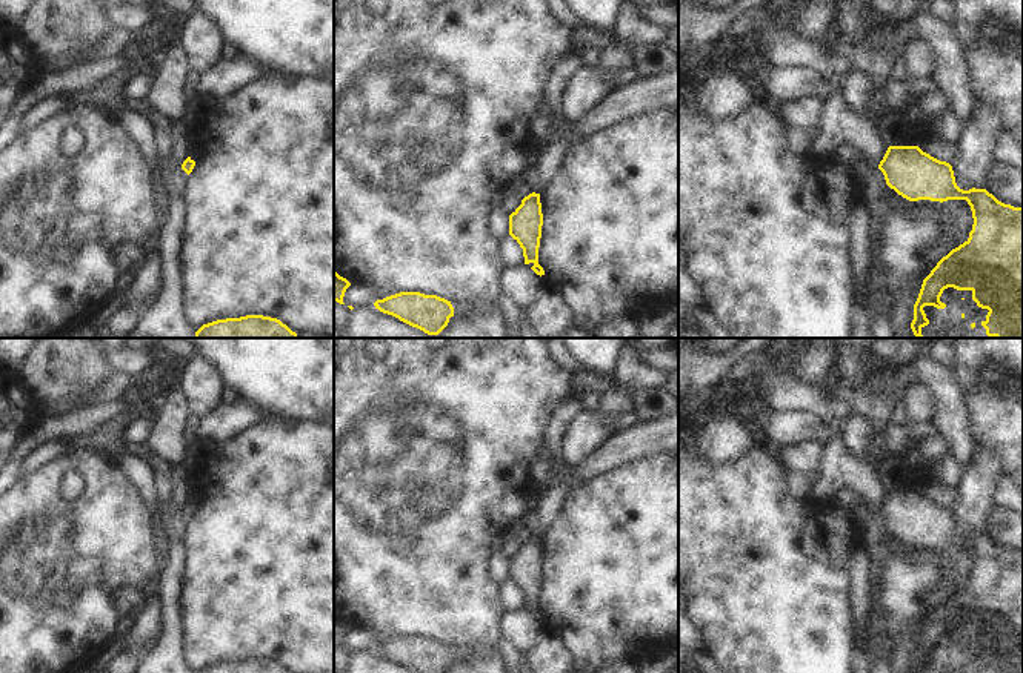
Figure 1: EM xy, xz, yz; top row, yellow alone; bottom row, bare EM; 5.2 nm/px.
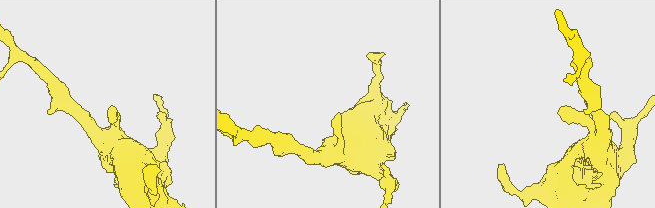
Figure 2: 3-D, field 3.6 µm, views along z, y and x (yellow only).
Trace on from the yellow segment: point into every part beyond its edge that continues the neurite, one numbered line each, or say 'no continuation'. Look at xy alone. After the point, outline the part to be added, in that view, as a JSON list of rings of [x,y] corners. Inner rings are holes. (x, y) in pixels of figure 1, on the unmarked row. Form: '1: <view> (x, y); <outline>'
no continuation

